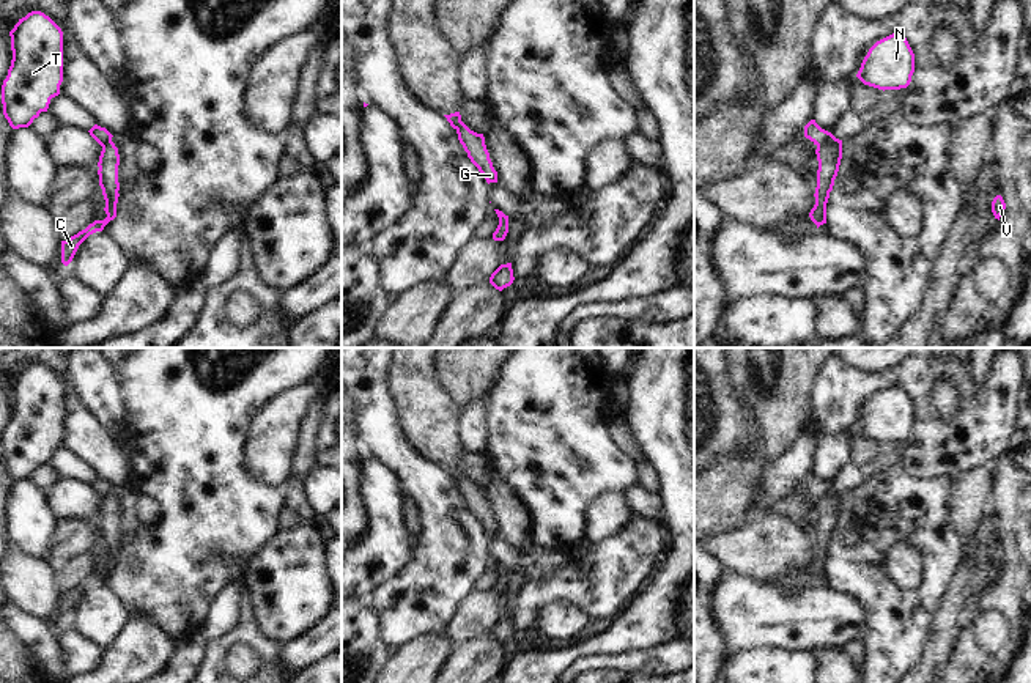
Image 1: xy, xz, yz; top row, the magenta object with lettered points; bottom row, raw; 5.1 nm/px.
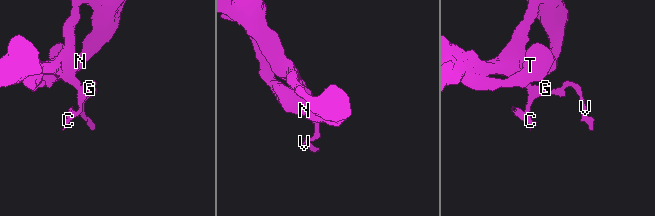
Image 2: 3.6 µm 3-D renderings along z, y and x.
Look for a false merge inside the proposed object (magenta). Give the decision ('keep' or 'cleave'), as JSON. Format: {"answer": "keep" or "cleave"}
{"answer": "cleave"}

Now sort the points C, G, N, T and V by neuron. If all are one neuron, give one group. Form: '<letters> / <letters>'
C G V / N T

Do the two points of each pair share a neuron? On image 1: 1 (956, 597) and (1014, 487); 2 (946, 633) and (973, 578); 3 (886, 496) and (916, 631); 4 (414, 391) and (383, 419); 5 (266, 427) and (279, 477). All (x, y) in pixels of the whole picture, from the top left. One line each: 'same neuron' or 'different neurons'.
1: different neurons
2: same neuron
3: same neuron
4: different neurons
5: same neuron

